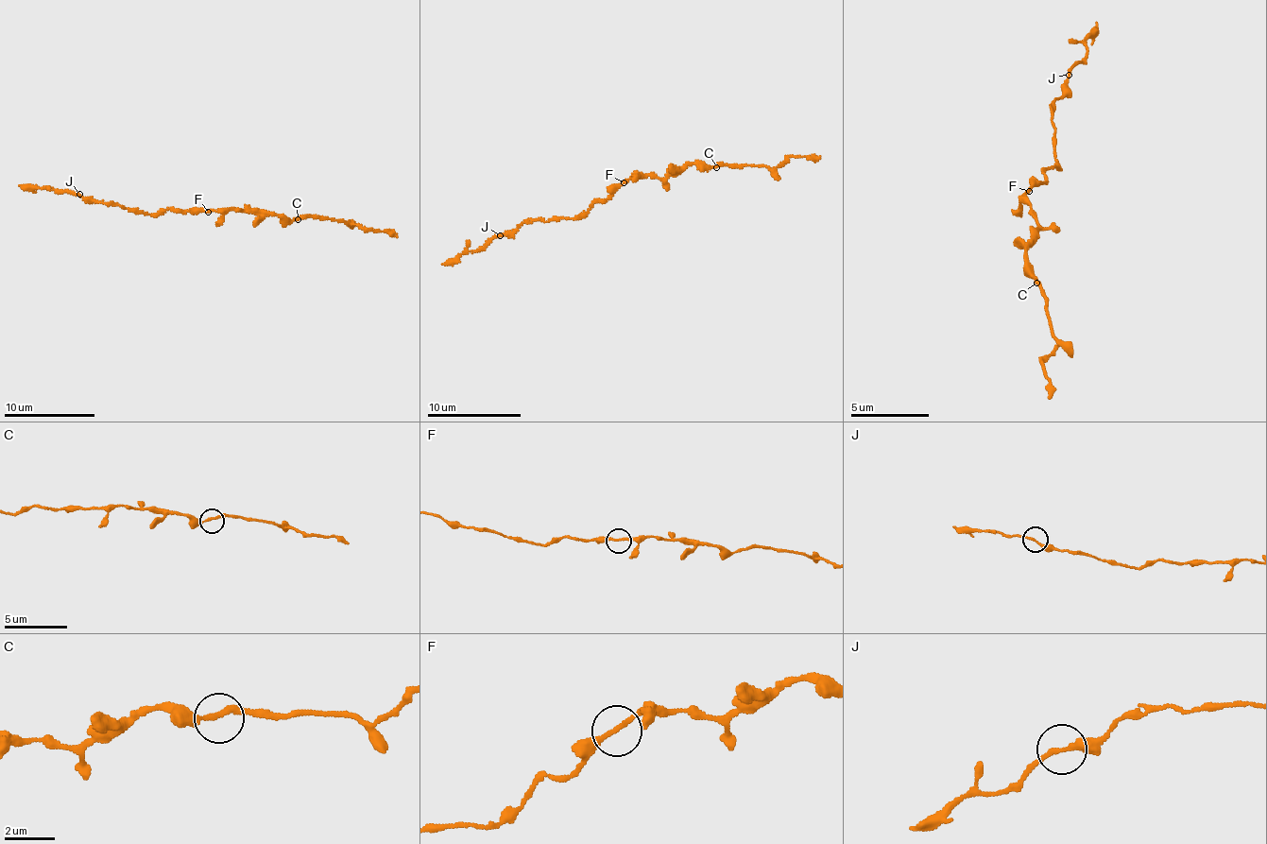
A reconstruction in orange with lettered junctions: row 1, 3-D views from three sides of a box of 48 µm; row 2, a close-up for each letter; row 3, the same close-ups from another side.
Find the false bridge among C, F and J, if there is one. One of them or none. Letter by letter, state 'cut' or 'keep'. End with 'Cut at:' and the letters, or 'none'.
C: keep
F: keep
J: keep
Cut at: none

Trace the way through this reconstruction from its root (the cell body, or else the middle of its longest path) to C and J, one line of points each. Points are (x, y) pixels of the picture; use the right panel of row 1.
C: (1029, 188), (1031, 192), (1024, 196), (1039, 230), (1039, 238), (1025, 256), (1036, 283)
J: (1029, 188), (1058, 165), (1052, 101), (1069, 76)

